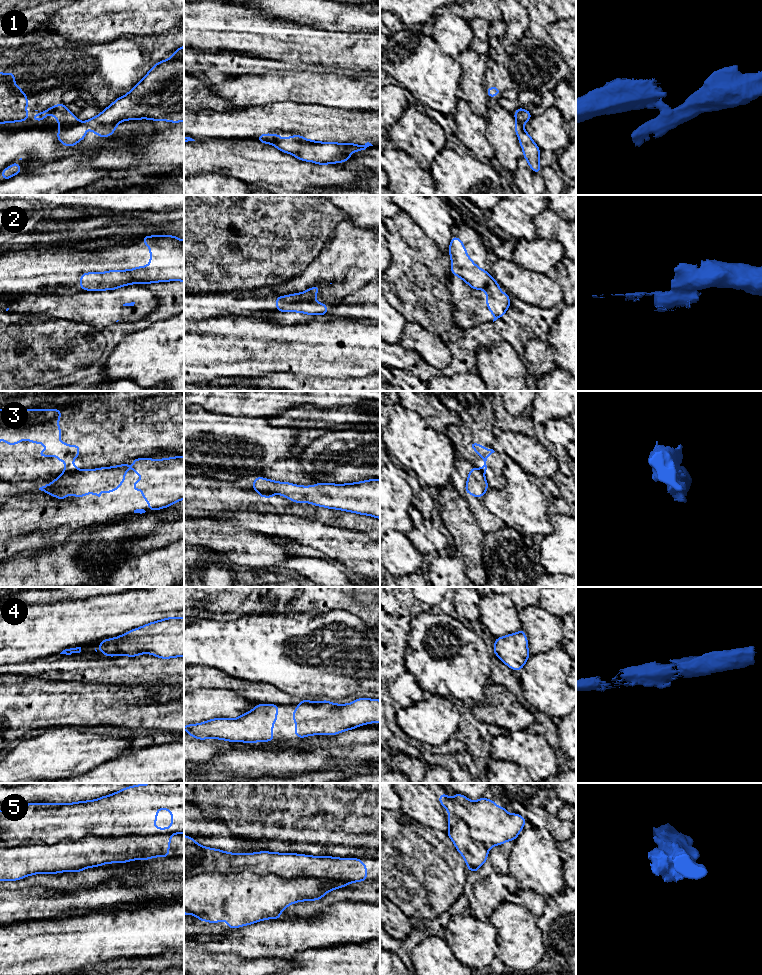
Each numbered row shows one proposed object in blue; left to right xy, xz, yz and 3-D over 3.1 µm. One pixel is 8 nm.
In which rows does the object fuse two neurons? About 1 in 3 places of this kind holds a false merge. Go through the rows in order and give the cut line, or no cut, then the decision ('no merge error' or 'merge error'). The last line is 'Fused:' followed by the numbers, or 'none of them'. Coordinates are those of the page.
1: xy (77, 119), (73, 123), (61, 124) | merge error
2: xz (313, 297), (307, 300), (298, 300), (287, 308), (276, 309) | merge error
3: xy (80, 470), (74, 473), (63, 473) | merge error
4: no cut | no merge error
5: xy (170, 833), (84, 835), (54, 843), (13, 846), (0, 840) | merge error
Fused: 1, 2, 3, 5

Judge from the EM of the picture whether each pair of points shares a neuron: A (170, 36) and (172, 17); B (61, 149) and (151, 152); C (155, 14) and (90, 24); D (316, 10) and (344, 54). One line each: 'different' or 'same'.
A: different
B: same
C: same
D: different

